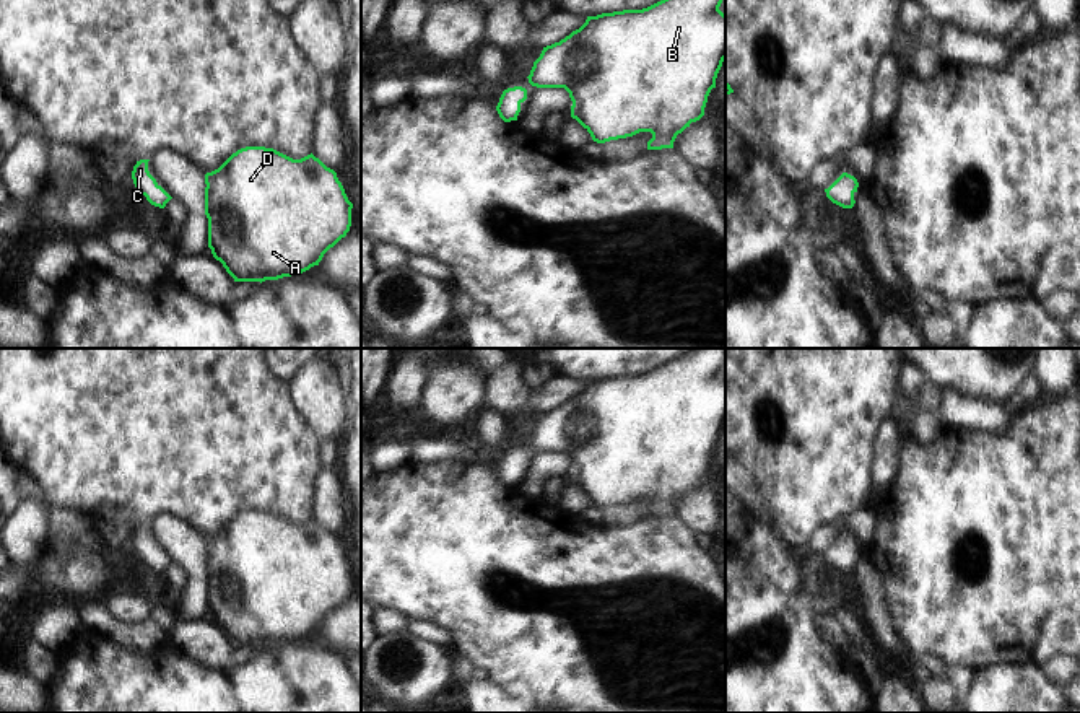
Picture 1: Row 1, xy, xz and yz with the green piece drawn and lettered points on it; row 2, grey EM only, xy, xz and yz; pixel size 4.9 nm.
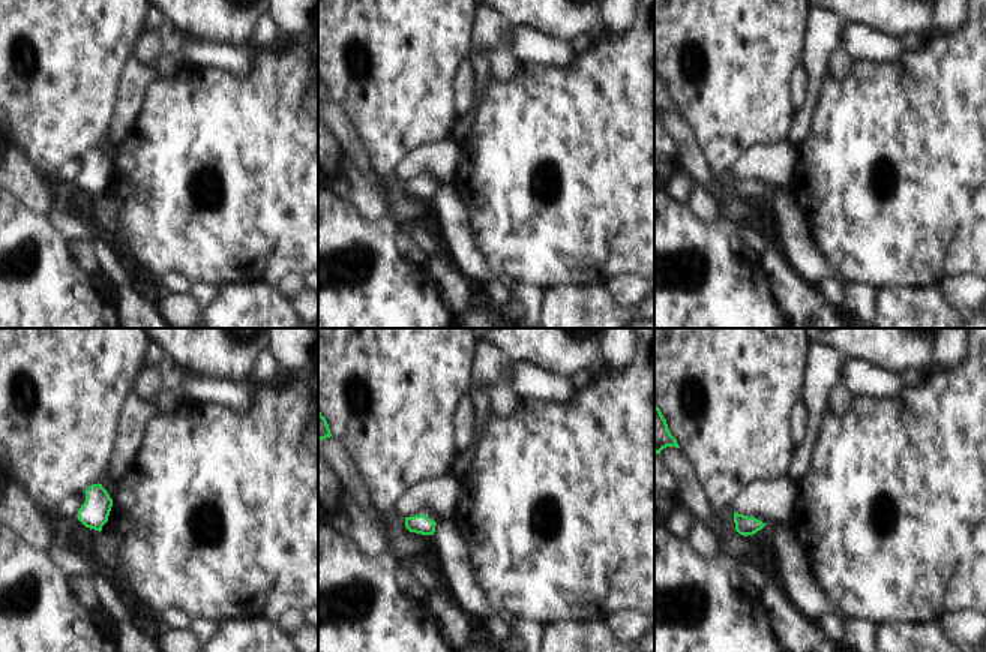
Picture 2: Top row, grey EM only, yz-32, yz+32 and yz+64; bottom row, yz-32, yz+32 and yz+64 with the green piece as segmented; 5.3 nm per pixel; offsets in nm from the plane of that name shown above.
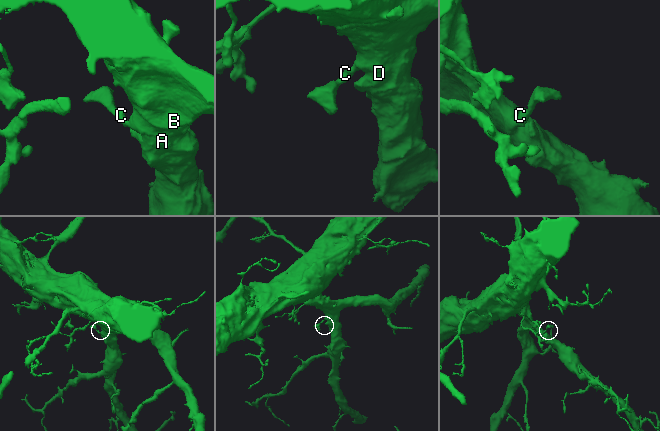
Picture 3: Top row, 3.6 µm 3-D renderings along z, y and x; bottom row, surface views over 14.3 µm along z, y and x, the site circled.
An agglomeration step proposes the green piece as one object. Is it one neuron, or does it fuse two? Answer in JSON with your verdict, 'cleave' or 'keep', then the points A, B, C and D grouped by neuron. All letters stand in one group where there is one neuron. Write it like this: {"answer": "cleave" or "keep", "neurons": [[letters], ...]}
{"answer": "keep", "neurons": [["A", "B", "C", "D"]]}

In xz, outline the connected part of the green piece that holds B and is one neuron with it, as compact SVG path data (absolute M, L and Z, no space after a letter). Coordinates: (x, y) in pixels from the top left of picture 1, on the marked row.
M660 0L642 10L623 10L587 16L586 23L569 36L543 47L540 57L533 62L529 83L537 88L564 88L573 101L571 117L576 119L597 143L633 137L639 132L651 132L647 150L673 148L673 142L691 122L704 116L708 96L716 88L716 78L725 60L725 15L719 10L722 0Z

